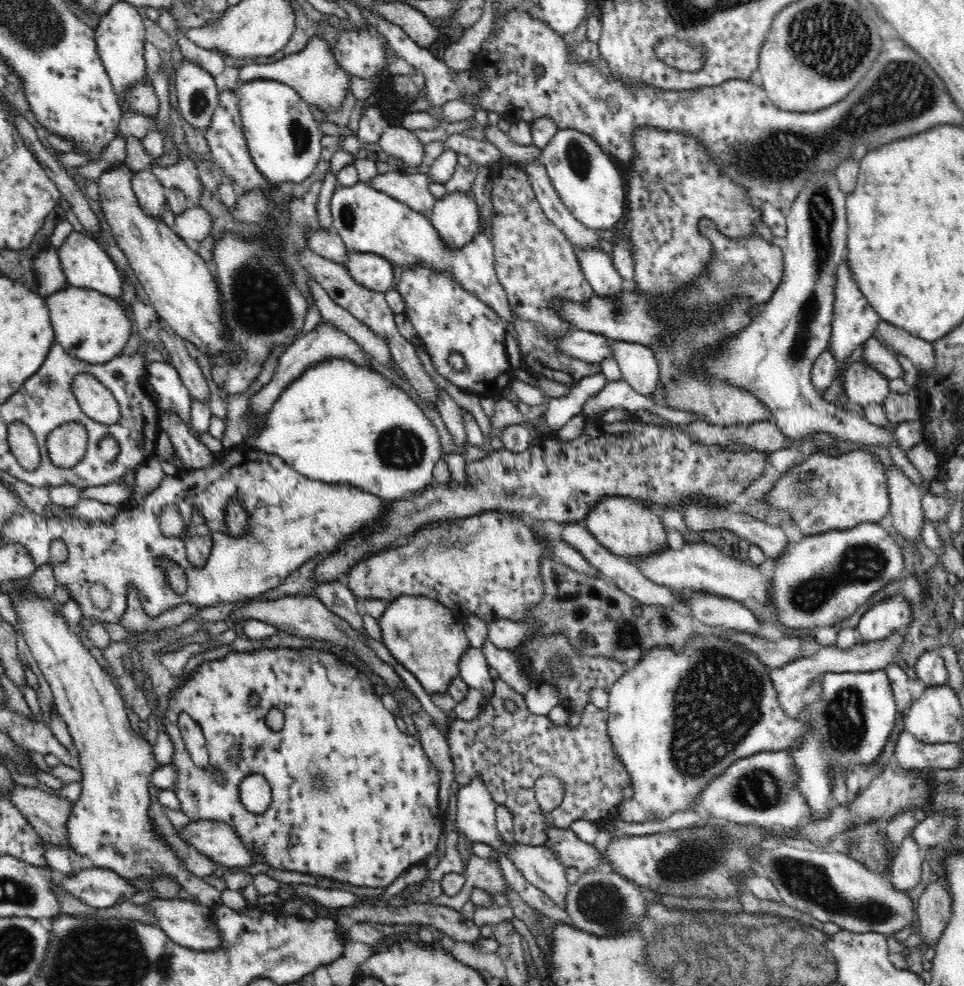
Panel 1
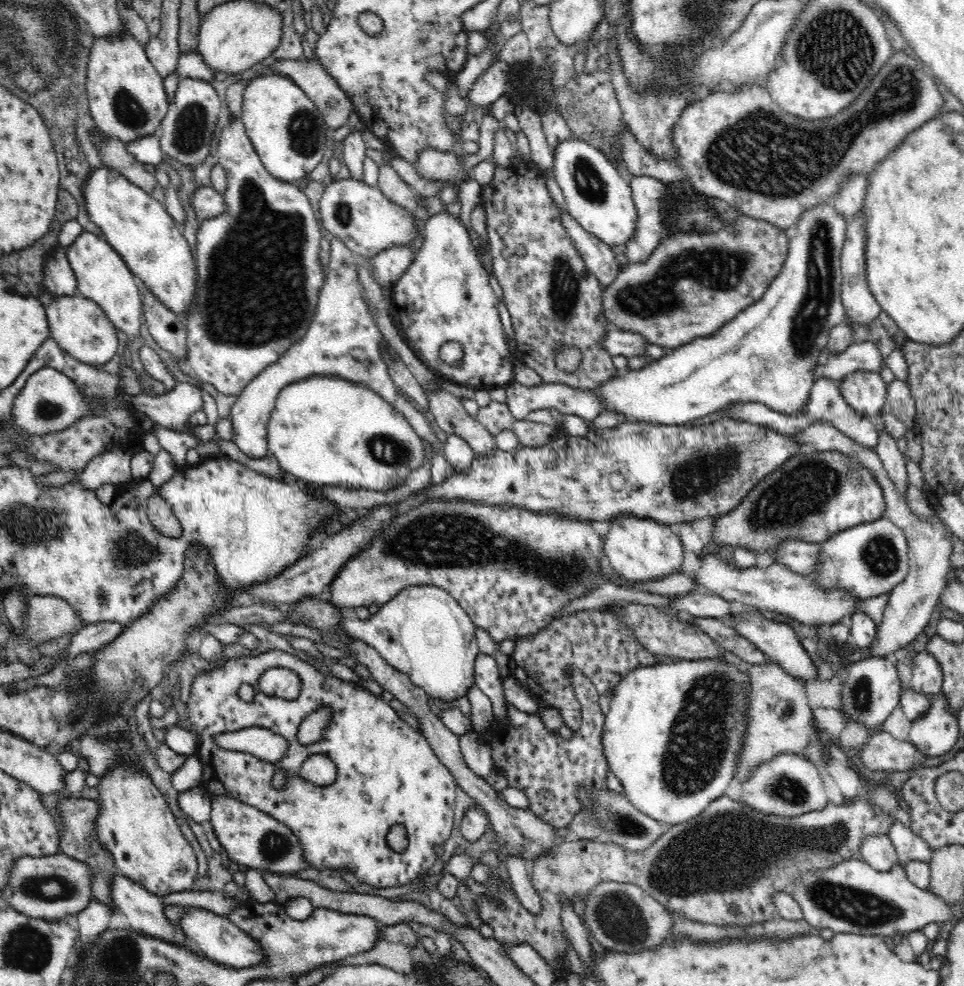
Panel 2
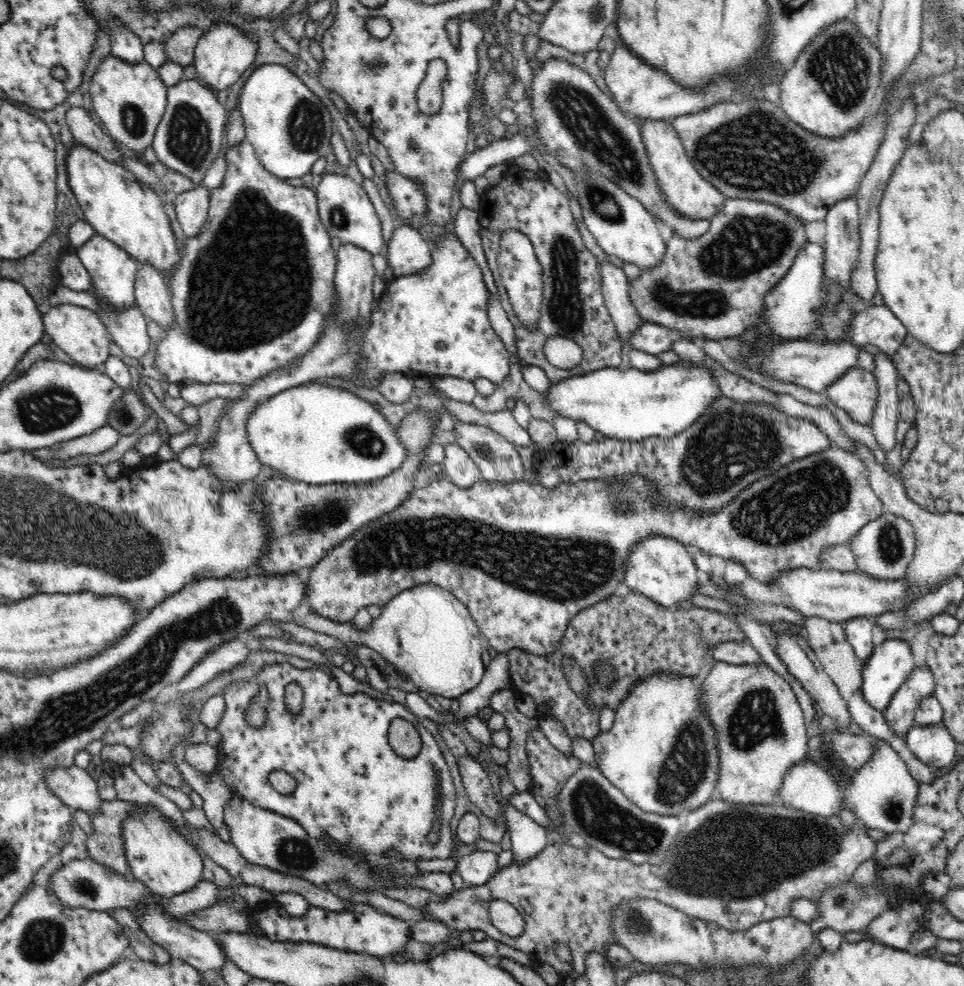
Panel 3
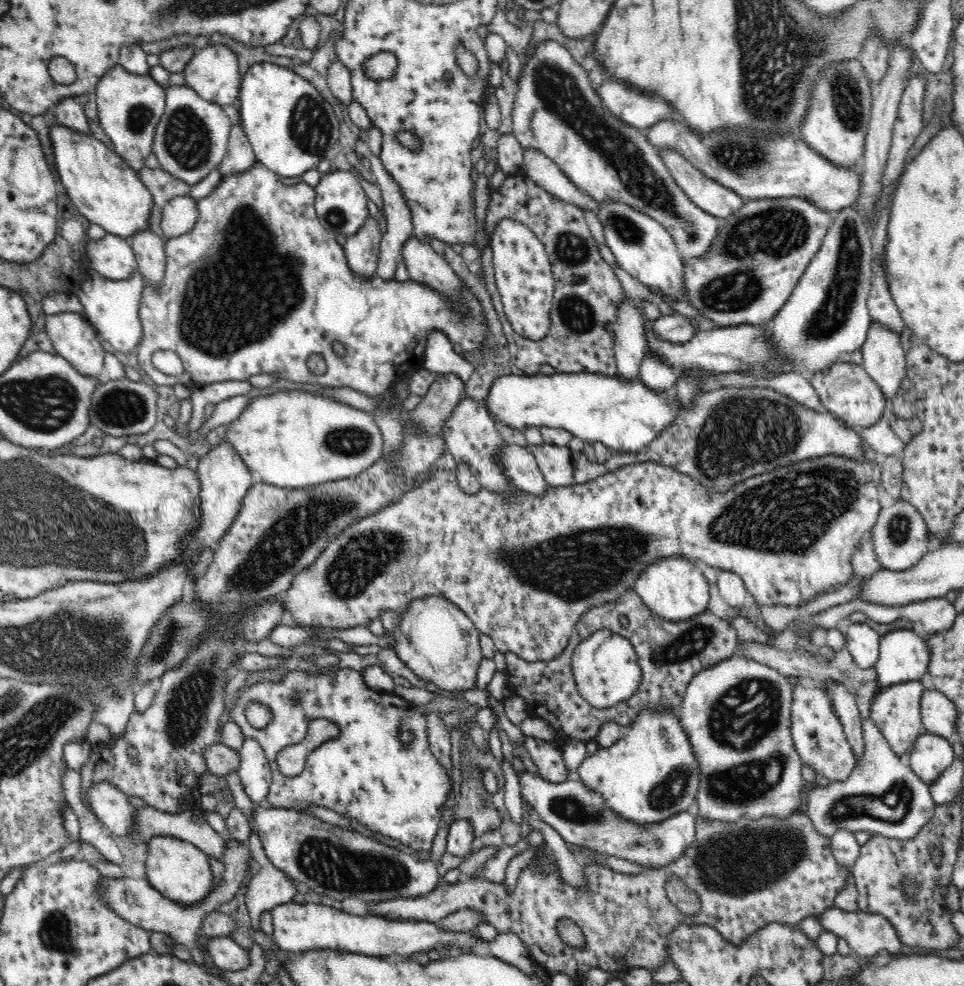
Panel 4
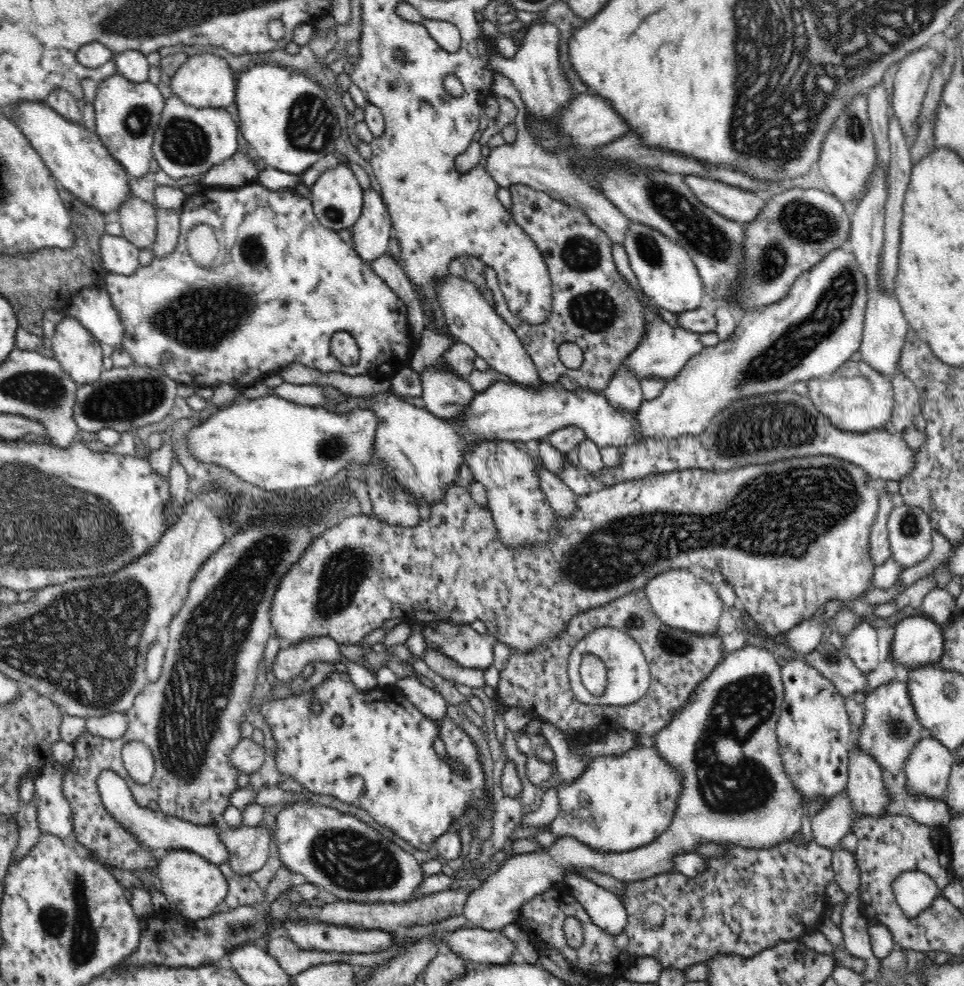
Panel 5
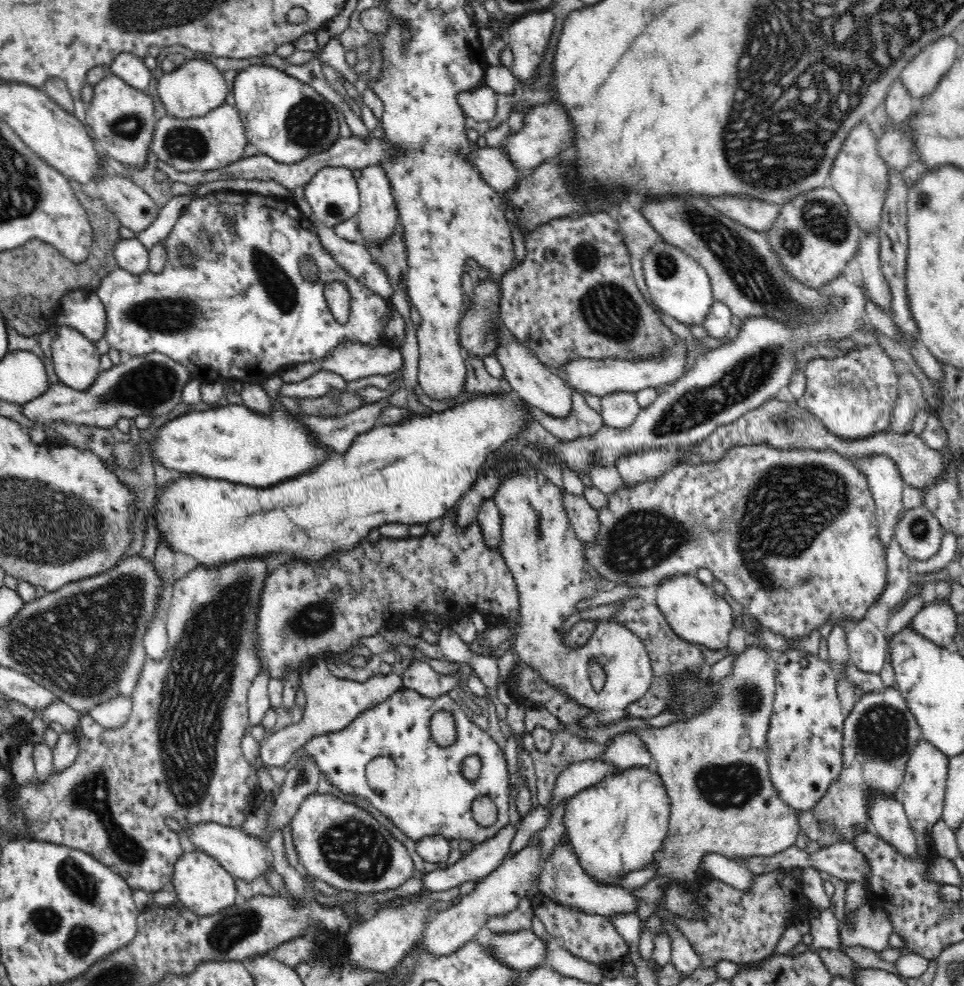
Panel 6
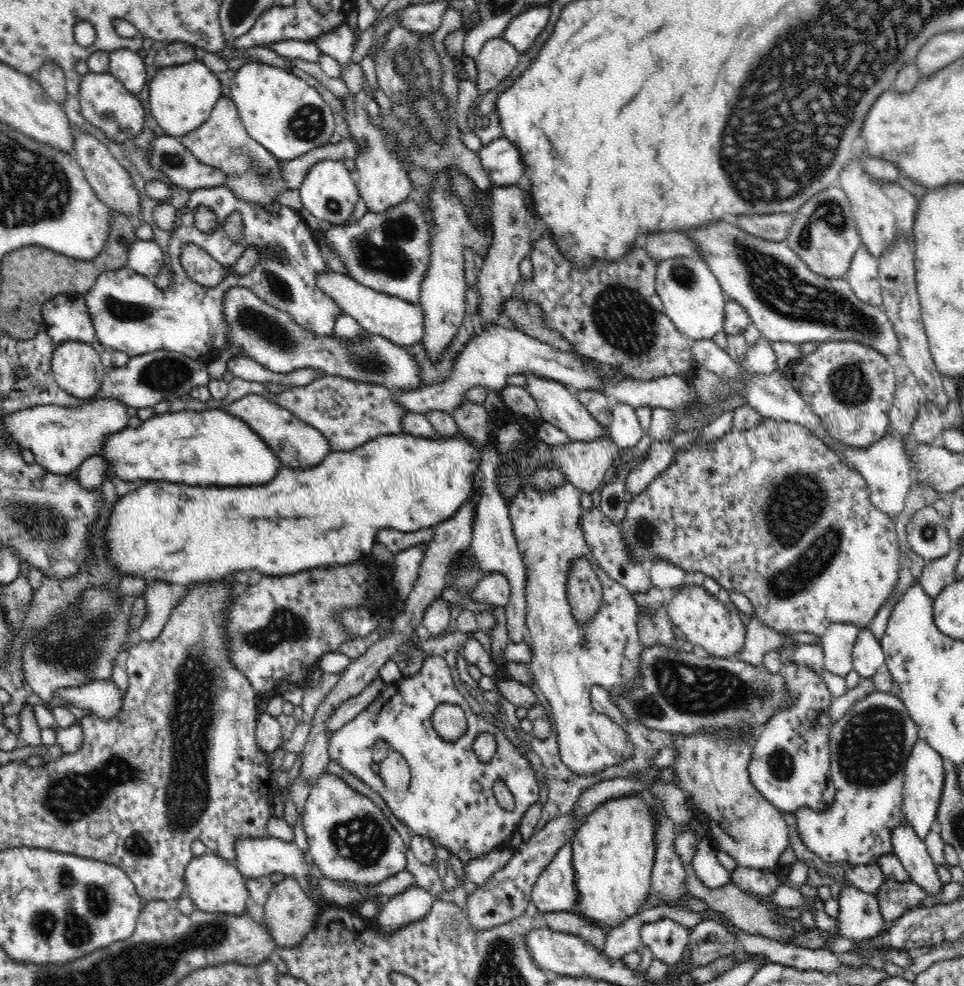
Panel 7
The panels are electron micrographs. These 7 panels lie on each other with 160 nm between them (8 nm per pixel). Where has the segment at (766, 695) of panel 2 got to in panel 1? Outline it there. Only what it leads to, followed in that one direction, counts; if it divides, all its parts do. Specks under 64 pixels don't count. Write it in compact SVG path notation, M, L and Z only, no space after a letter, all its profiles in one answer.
M896 632L888 638L869 643L863 642L863 644L856 644L846 650L842 650L838 646L819 646L813 653L810 653L806 657L785 664L780 668L771 669L770 676L776 693L780 697L780 705L782 705L784 713L793 719L801 716L801 713L806 708L803 699L804 691L811 685L811 682L816 676L823 675L824 673L875 671L886 668L889 664L893 663L894 652L900 648L902 640L904 640L902 634Z

